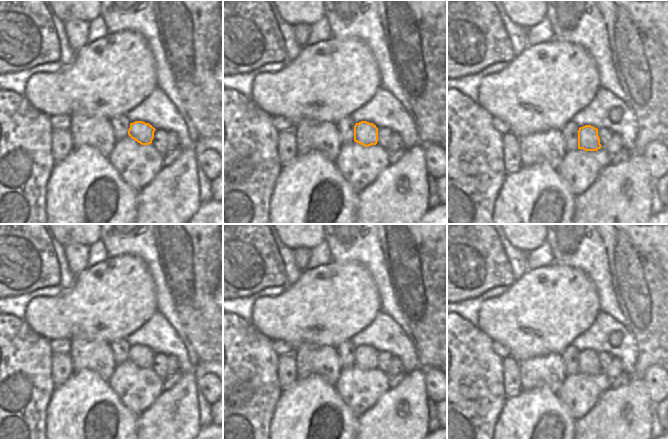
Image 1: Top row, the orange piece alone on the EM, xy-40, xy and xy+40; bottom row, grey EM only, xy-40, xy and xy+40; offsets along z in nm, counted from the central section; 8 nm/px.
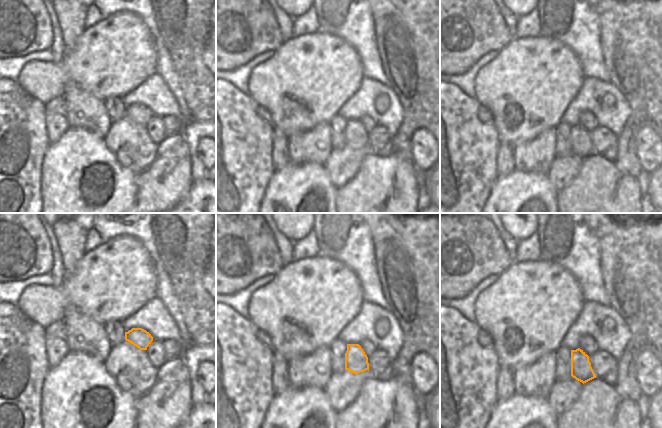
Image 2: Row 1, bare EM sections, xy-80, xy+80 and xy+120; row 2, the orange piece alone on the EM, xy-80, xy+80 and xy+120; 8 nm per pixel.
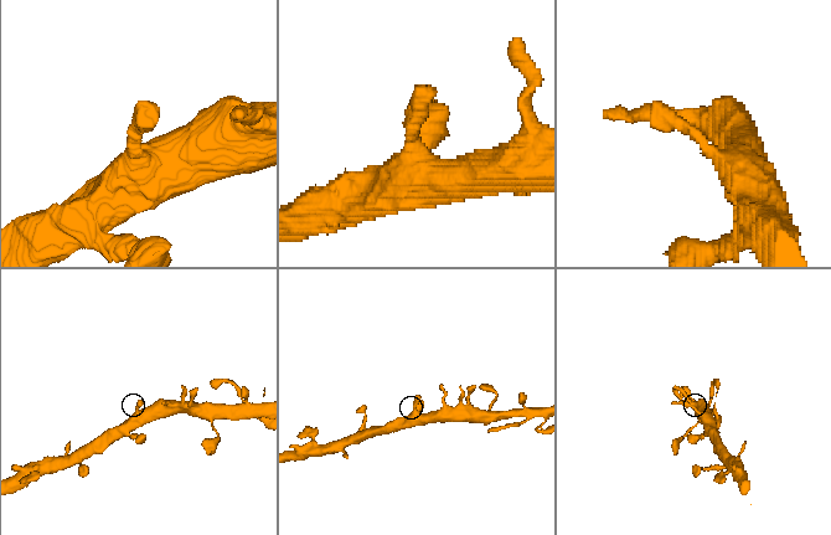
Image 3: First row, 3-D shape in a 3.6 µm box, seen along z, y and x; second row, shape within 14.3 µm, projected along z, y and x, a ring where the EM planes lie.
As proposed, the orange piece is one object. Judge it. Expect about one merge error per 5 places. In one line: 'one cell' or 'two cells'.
one cell

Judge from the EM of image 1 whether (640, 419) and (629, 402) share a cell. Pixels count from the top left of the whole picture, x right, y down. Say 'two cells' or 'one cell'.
one cell

